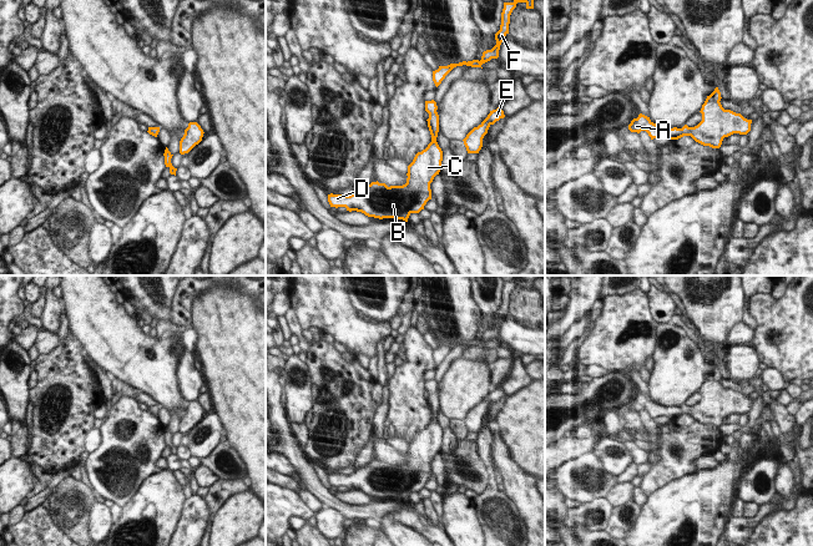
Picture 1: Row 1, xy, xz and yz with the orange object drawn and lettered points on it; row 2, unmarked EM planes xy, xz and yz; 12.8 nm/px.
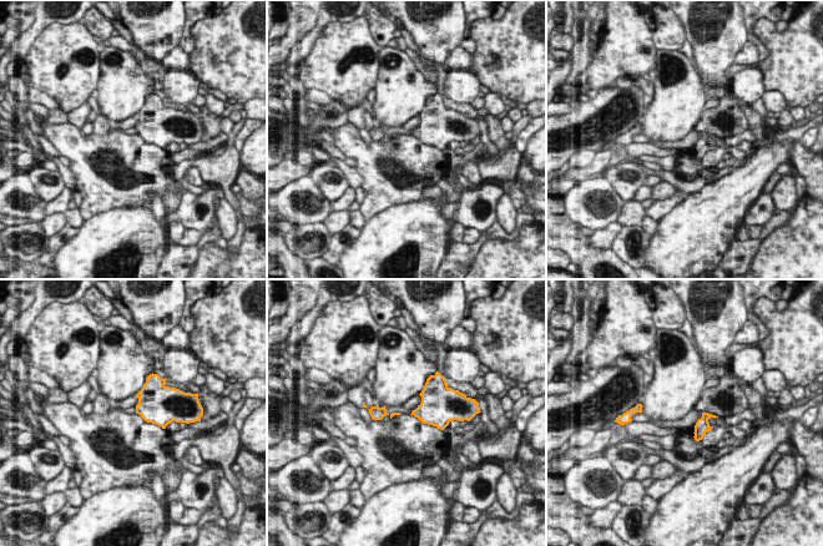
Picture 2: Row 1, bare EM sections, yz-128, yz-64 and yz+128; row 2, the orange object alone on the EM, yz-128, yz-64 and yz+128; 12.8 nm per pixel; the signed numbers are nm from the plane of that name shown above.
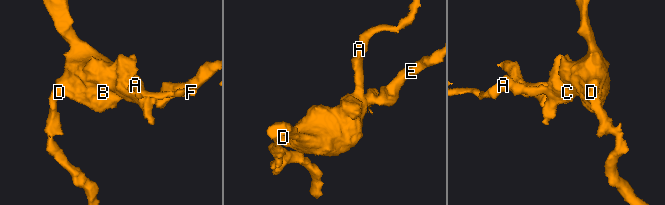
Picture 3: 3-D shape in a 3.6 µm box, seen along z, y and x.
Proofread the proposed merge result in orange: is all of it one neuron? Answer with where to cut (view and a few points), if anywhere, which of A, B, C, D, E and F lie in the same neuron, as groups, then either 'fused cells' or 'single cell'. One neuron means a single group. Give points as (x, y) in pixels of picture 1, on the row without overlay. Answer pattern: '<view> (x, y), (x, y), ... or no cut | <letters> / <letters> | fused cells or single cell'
no cut | A B C D E F | single cell

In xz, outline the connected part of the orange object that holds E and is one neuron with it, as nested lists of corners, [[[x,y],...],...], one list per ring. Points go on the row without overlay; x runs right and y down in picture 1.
[[[501,386],[490,390],[488,396],[478,406],[474,406],[463,419],[468,433],[479,433],[483,426],[483,418],[488,413],[489,406],[504,396],[505,394]]]

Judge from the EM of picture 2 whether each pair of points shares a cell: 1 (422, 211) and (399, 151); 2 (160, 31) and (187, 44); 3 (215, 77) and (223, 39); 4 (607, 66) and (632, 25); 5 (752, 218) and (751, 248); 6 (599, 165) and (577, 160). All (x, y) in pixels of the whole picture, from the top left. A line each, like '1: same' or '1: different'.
1: different
2: different
3: same
4: same
5: different
6: different

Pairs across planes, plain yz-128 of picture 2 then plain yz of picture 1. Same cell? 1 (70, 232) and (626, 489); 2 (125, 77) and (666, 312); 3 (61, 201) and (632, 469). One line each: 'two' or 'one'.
1: two
2: two
3: one

